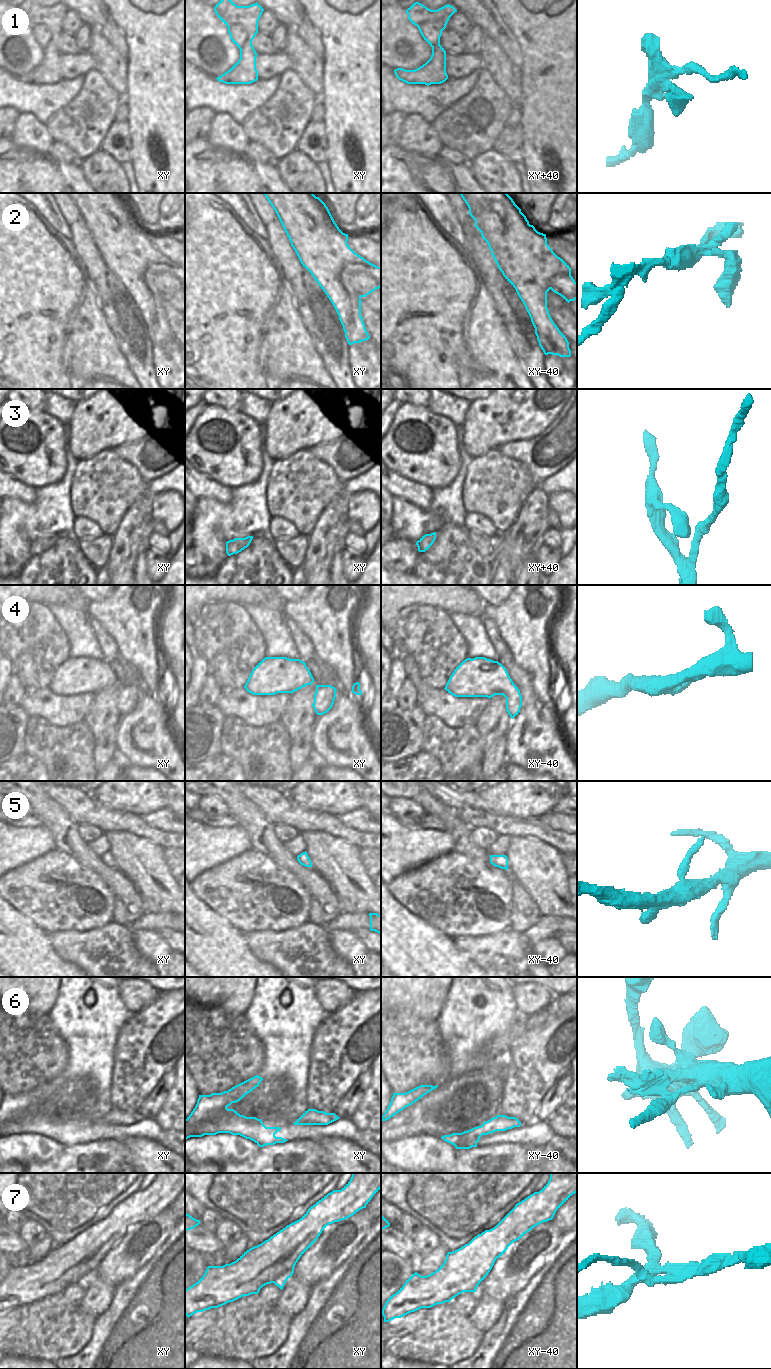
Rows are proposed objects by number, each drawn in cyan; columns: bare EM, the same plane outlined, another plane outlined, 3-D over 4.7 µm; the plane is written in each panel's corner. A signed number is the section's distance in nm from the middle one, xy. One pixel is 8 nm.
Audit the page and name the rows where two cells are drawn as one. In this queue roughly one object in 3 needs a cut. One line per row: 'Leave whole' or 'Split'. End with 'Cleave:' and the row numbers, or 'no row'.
1: Leave whole
2: Split
3: Leave whole
4: Leave whole
5: Leave whole
6: Leave whole
7: Split
Cleave: 2, 7

